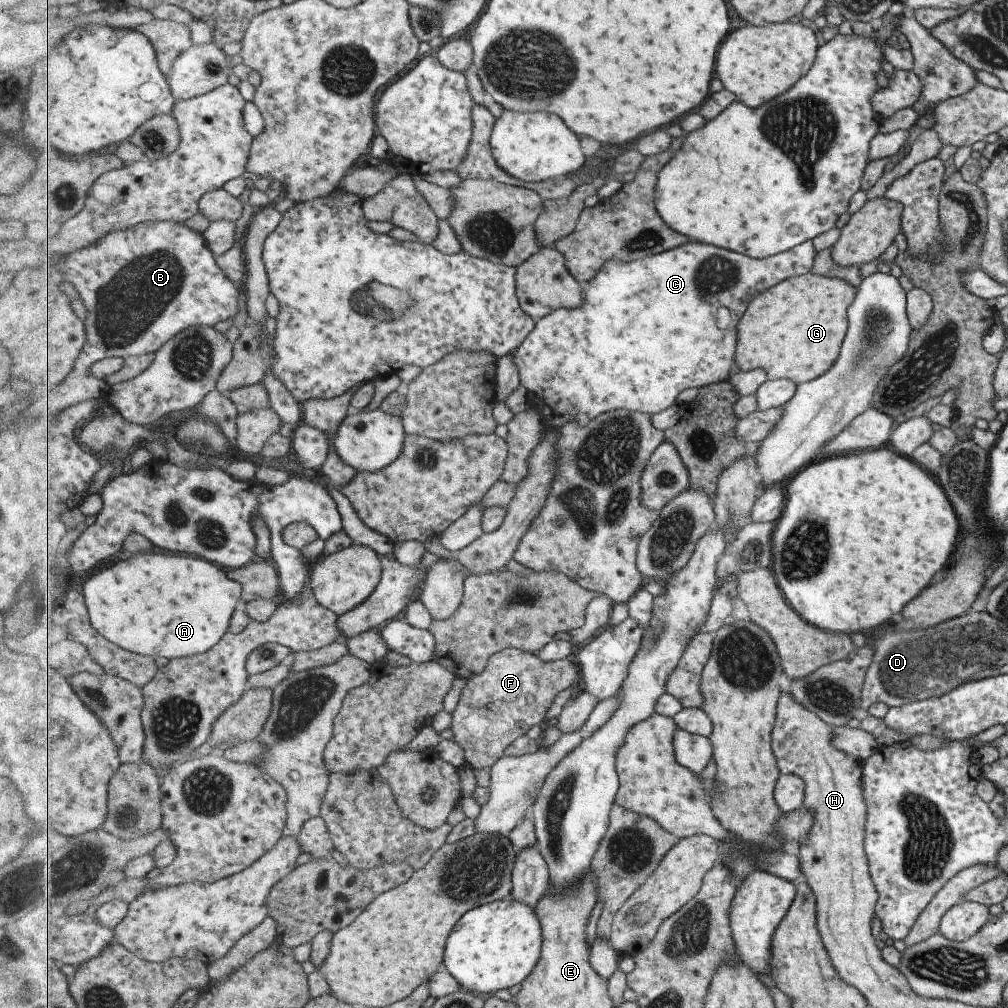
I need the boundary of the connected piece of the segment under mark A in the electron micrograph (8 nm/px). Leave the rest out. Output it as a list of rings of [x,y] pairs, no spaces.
[[[136,552],[133,558],[103,568],[84,582],[83,594],[92,625],[105,638],[134,653],[157,658],[164,656],[169,660],[206,653],[228,632],[232,616],[241,606],[243,586],[231,580],[217,563],[204,558],[179,556],[171,552],[145,552]]]

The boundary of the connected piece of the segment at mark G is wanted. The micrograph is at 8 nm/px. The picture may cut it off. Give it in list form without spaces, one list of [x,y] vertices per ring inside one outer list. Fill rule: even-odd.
[[[806,272],[804,275],[784,280],[783,282],[776,284],[772,289],[767,290],[767,292],[761,293],[758,297],[755,297],[752,300],[747,312],[744,314],[744,317],[741,318],[741,322],[739,322],[739,326],[741,326],[741,328],[738,330],[739,345],[737,345],[736,348],[735,362],[738,365],[738,368],[741,371],[763,369],[765,372],[768,372],[769,381],[776,381],[777,379],[791,379],[797,384],[804,383],[805,381],[810,381],[815,377],[821,376],[823,373],[827,372],[833,364],[835,364],[835,360],[839,356],[840,346],[848,328],[847,310],[855,298],[855,292],[856,288],[851,286],[851,284],[846,283],[844,280],[828,279],[827,277],[813,274],[813,272]]]

